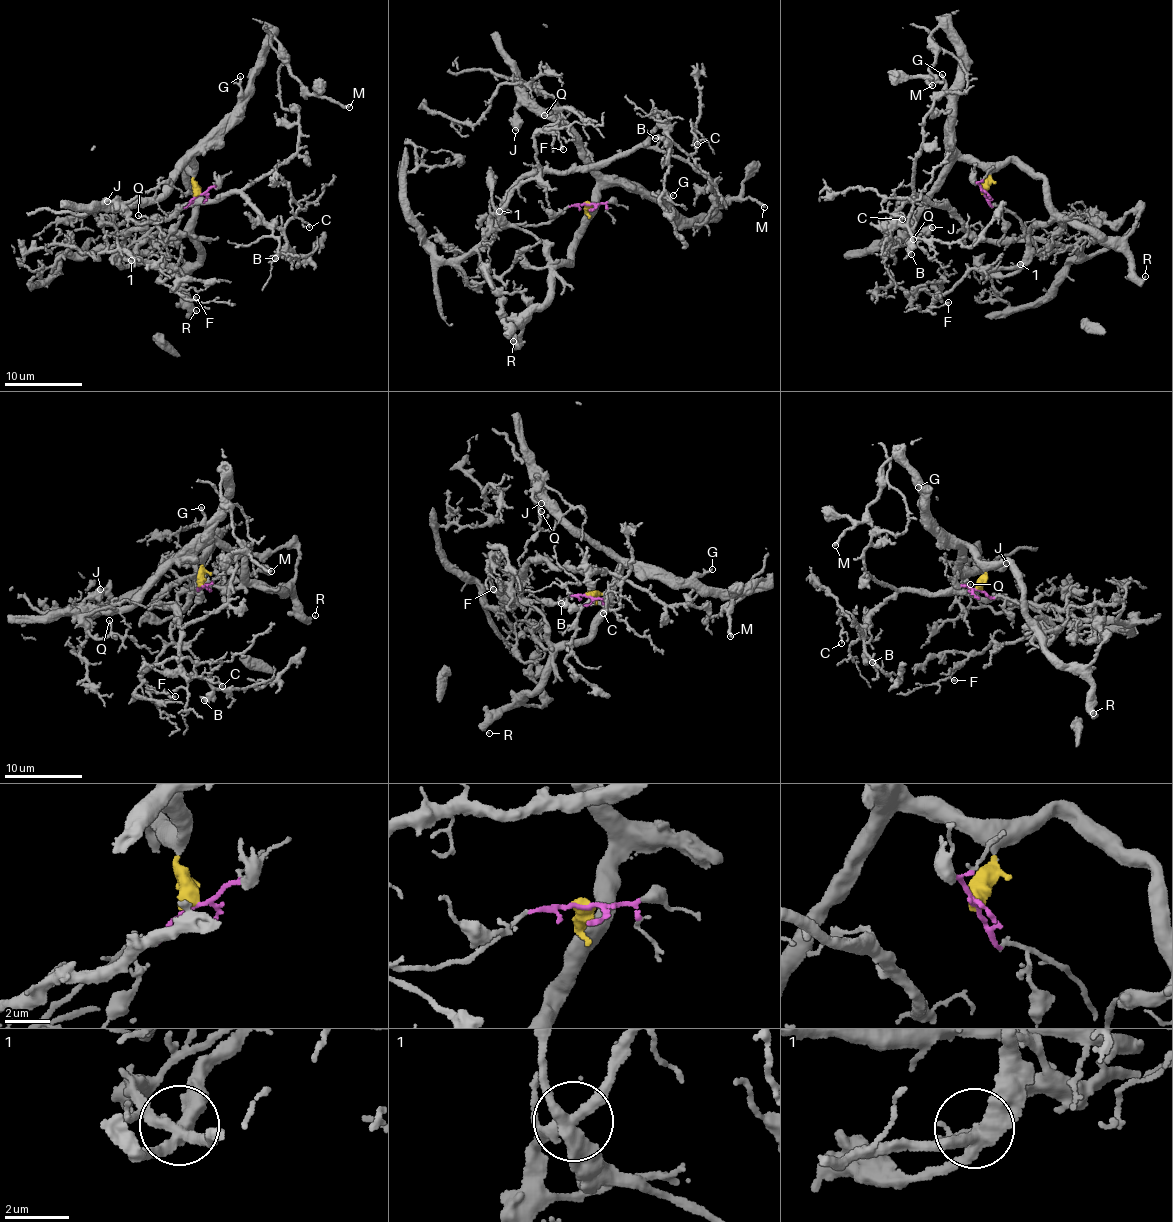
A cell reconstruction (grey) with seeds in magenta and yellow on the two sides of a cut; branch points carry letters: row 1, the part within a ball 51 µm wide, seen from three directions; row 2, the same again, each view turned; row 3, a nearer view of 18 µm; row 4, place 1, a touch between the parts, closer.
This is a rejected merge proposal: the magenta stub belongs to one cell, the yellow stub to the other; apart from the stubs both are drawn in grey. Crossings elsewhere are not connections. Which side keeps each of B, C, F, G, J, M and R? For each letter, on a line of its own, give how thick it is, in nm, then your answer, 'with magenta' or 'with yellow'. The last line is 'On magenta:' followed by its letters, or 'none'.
B: calibre 200 nm; with magenta
C: calibre 120 nm; with magenta
F: calibre 160 nm; with magenta
G: calibre 100 nm; with yellow
J: calibre 650 nm; with yellow
M: calibre 240 nm; with yellow
R: calibre 150 nm; with yellow
On magenta: B, C, F

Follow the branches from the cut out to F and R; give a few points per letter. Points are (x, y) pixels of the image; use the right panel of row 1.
F: (983, 192), (992, 206), (1001, 206), (1021, 221), (1036, 250), (1013, 267), (974, 269), (931, 306), (949, 301)
R: (983, 192), (991, 174), (1020, 160), (1044, 181), (1050, 204), (1070, 223), (1091, 226), (1146, 276)

